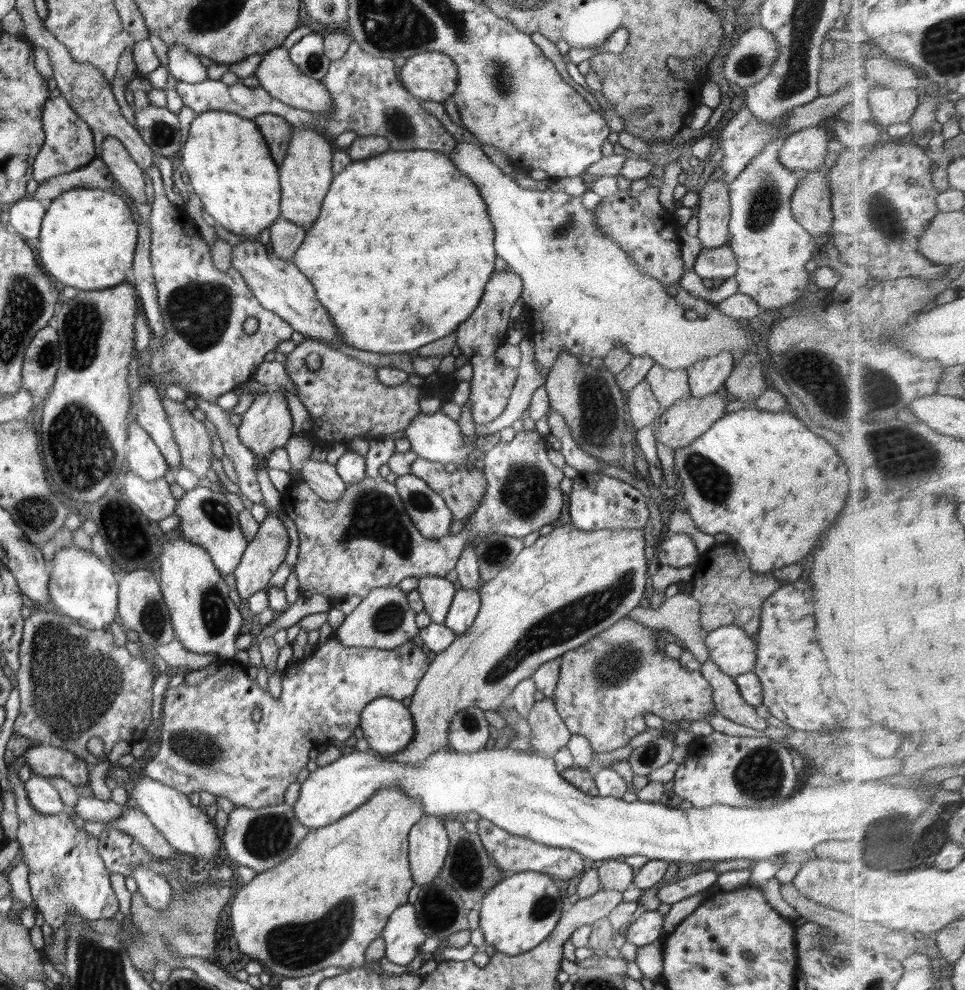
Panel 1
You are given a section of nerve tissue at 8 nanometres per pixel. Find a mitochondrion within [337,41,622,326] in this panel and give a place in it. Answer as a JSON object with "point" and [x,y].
{"point":[397,123]}

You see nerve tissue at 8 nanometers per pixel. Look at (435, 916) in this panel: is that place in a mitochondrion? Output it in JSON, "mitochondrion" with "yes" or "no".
{"mitochondrion":"yes"}

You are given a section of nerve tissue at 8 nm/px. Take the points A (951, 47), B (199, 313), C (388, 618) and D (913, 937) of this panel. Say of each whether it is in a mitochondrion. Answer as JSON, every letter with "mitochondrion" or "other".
{"A":"mitochondrion","B":"mitochondrion","C":"mitochondrion","D":"other"}

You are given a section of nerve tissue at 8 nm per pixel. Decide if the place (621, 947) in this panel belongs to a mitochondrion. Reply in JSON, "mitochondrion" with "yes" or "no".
{"mitochondrion":"no"}

